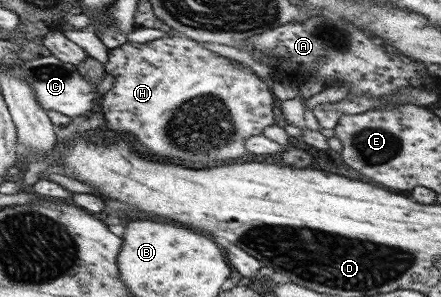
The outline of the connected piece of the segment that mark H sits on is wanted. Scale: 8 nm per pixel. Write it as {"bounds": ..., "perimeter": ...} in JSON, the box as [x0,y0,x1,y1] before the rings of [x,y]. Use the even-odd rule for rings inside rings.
{"bounds":[94,34,277,168],"perimeter":[[[176,34],[173,37],[161,37],[146,43],[137,44],[136,42],[126,41],[118,48],[108,49],[107,62],[104,65],[105,72],[113,77],[113,83],[110,90],[101,97],[101,111],[94,121],[94,124],[104,130],[114,130],[119,134],[126,134],[129,139],[134,138],[134,142],[138,142],[138,146],[142,146],[142,148],[138,148],[138,150],[148,152],[148,154],[152,154],[152,156],[156,156],[156,158],[164,158],[164,160],[174,160],[174,158],[178,158],[176,162],[180,162],[180,164],[184,164],[184,166],[188,166],[188,168],[208,168],[208,166],[222,165],[246,154],[247,150],[243,147],[243,142],[249,136],[256,136],[258,133],[262,133],[262,129],[266,128],[266,126],[277,123],[271,111],[273,106],[272,102],[274,102],[273,95],[266,87],[266,84],[264,84],[250,68],[231,59],[222,57],[219,53],[203,48],[202,43],[190,40],[187,36],[182,34]]]}

